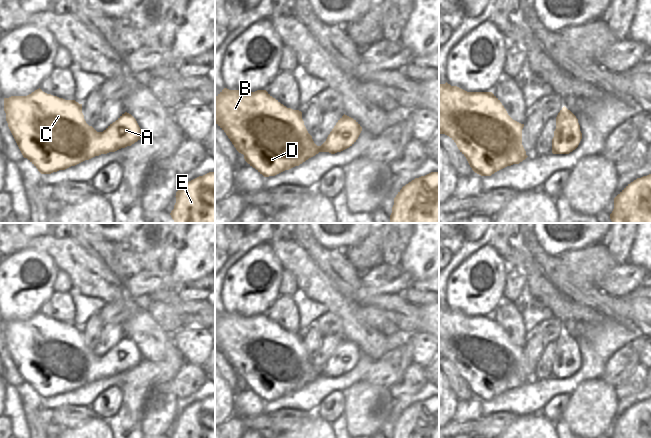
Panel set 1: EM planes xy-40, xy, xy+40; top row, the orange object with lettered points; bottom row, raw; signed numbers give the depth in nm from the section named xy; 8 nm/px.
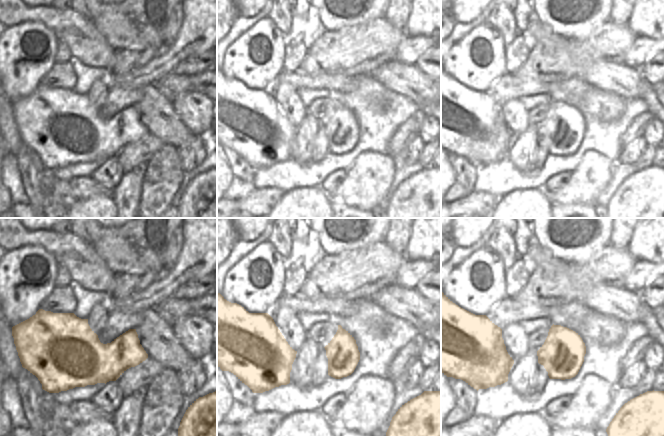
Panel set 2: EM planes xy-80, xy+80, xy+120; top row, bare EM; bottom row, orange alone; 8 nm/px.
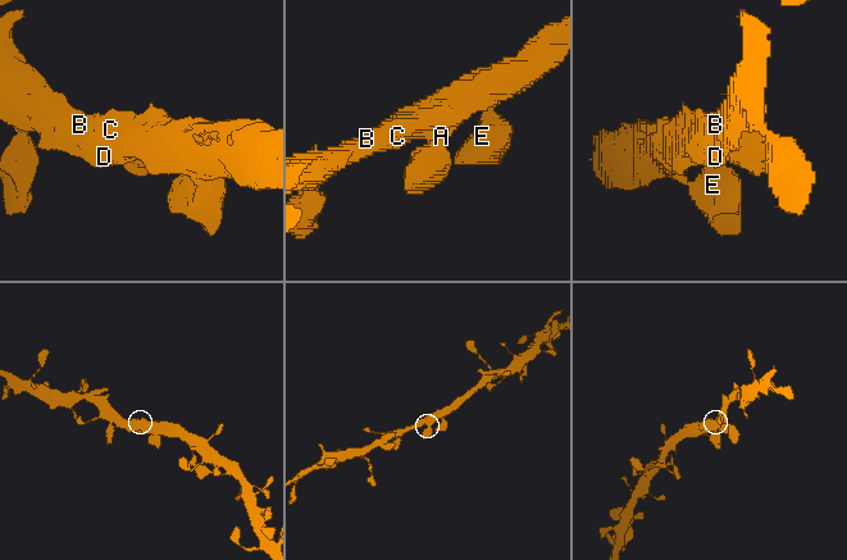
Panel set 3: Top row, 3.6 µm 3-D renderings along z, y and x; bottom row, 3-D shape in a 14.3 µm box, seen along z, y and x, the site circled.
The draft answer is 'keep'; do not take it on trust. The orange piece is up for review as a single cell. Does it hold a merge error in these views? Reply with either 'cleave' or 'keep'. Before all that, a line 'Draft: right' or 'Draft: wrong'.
Draft: right
keep

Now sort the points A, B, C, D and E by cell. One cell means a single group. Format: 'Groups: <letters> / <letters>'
Groups: A B C D E

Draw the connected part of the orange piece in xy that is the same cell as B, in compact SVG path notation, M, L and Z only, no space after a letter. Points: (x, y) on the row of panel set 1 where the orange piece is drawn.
M224 88L215 97L215 123L226 133L236 150L244 155L245 161L264 177L299 166L319 152L341 152L352 146L362 131L356 120L344 114L326 141L317 146L304 125L302 112L287 108L266 90L241 92Z

